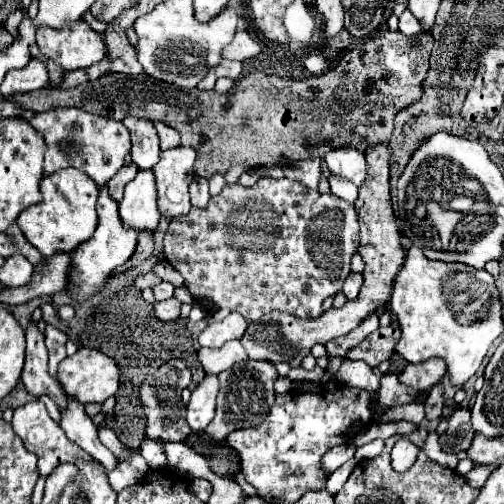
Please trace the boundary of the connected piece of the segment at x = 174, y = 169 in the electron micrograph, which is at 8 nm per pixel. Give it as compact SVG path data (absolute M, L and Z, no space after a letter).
M173 147L161 151L159 163L153 167L157 177L159 207L163 217L177 217L191 209L189 183L193 181L195 151L189 147Z

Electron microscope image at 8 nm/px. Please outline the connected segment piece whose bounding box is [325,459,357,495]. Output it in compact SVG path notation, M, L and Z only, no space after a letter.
M351 459L351 461L347 461L345 465L341 465L337 471L333 471L333 473L329 475L327 483L325 483L325 489L327 489L331 495L335 495L335 493L343 487L343 483L347 481L347 477L351 475L351 471L353 471L355 465L357 465L357 461Z

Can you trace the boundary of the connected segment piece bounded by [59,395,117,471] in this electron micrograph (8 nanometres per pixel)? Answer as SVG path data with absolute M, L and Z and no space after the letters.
M65 395L67 407L61 411L61 429L73 443L77 443L81 449L85 449L93 459L97 459L107 471L111 471L117 463L115 455L99 441L97 437L97 425L93 419L87 415L85 405L81 405L77 399L71 395Z

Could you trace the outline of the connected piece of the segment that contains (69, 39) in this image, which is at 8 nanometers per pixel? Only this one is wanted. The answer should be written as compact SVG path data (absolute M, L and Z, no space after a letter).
M85 21L69 23L61 31L41 27L37 31L37 45L41 53L63 67L63 71L75 71L89 67L105 57L105 43Z

